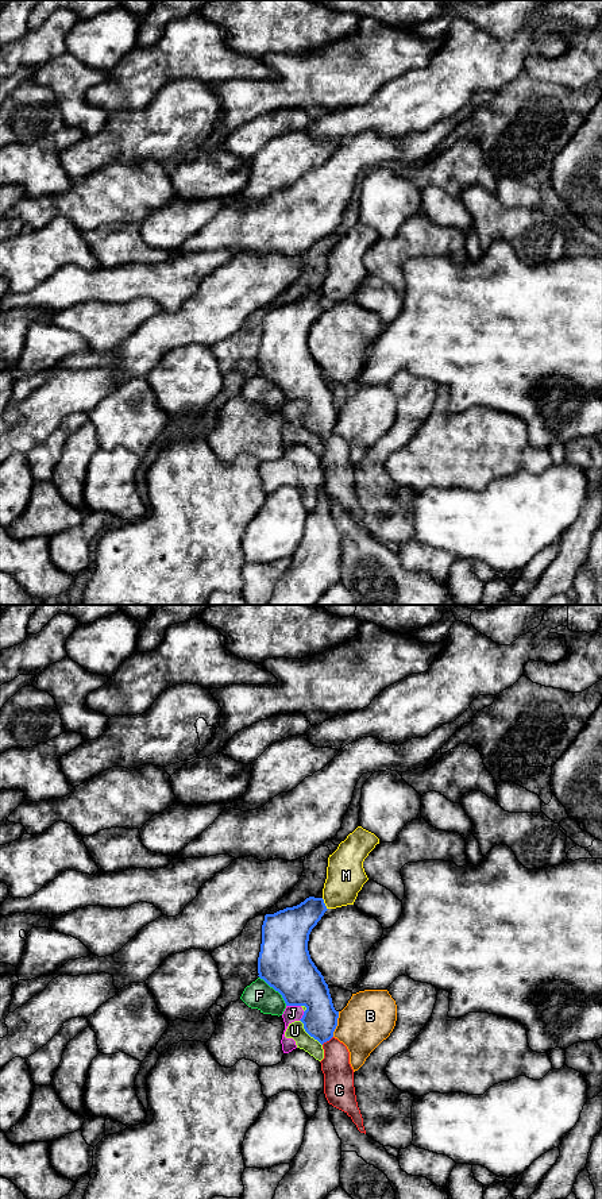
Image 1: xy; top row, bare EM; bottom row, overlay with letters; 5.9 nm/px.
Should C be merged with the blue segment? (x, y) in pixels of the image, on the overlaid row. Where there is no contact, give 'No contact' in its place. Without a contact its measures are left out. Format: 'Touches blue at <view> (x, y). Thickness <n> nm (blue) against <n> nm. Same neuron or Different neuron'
Touches blue at xy (327, 1040). Thickness 200 nm (blue) against 180 nm. Same neuron

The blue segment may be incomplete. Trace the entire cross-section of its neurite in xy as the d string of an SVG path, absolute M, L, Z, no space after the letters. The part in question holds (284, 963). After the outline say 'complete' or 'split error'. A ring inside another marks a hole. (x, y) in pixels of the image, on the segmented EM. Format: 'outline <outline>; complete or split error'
outline M309 897L297 906L266 914L258 976L282 995L286 1006L306 1007L300 1021L305 1032L323 1045L324 1059L320 1063L325 1098L366 1134L355 1095L350 1052L333 1037L339 1011L308 951L309 934L327 910L323 898Z; split error

